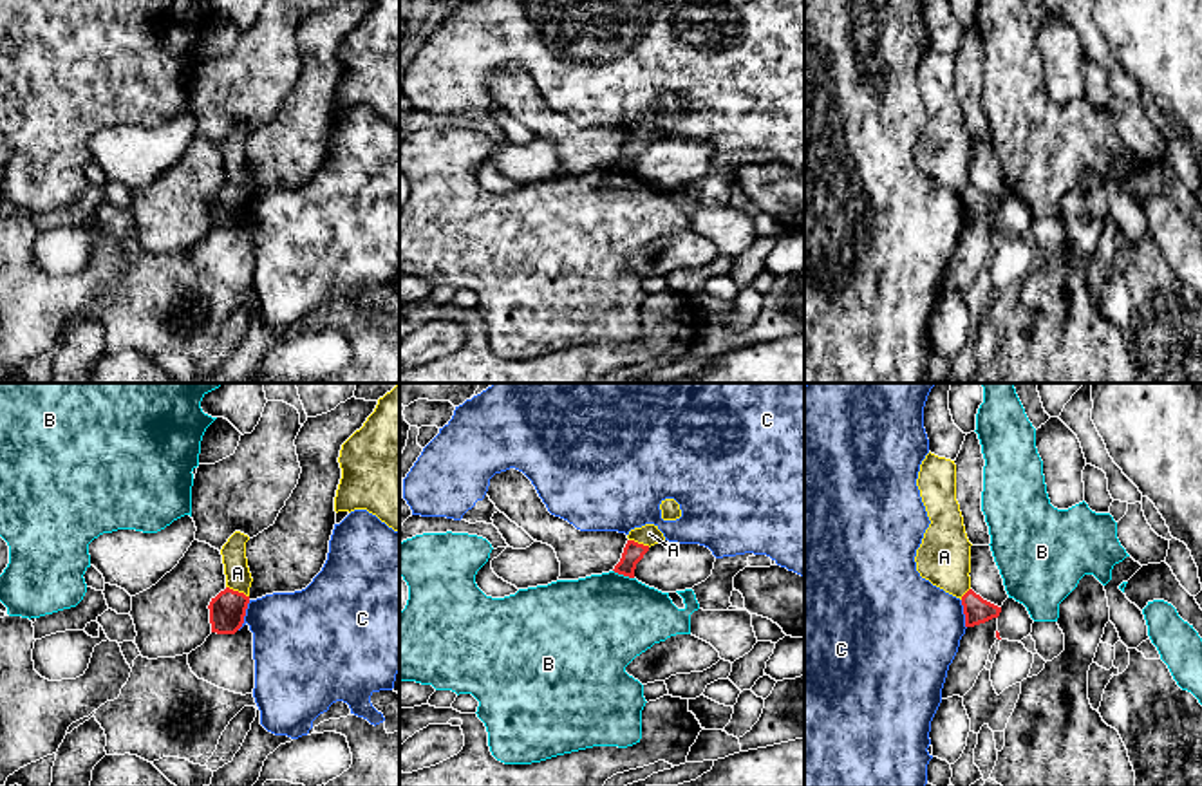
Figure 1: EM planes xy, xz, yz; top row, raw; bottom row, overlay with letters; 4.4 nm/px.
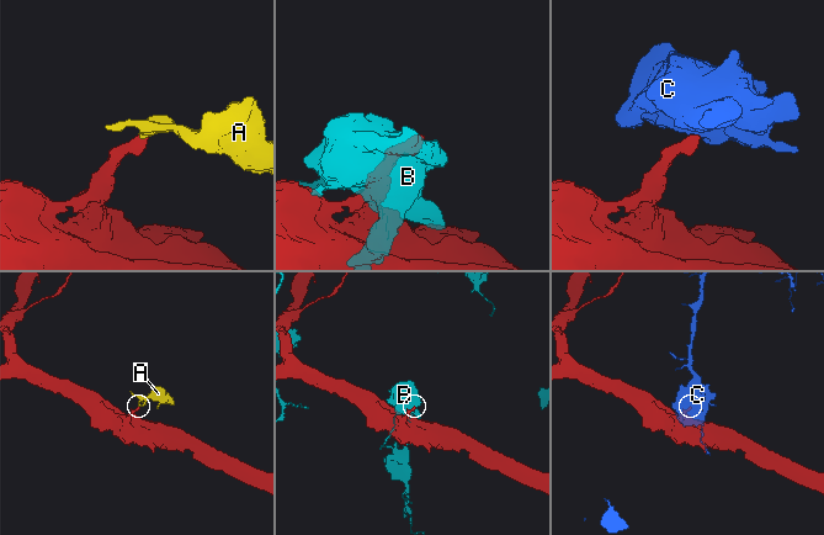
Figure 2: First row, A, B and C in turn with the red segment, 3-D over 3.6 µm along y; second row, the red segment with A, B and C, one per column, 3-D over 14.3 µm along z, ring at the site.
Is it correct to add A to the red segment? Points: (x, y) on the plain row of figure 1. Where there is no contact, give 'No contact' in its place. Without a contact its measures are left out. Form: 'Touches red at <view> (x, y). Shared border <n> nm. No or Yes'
Touches red at xy (237, 187). Shared border 120 nm. No

